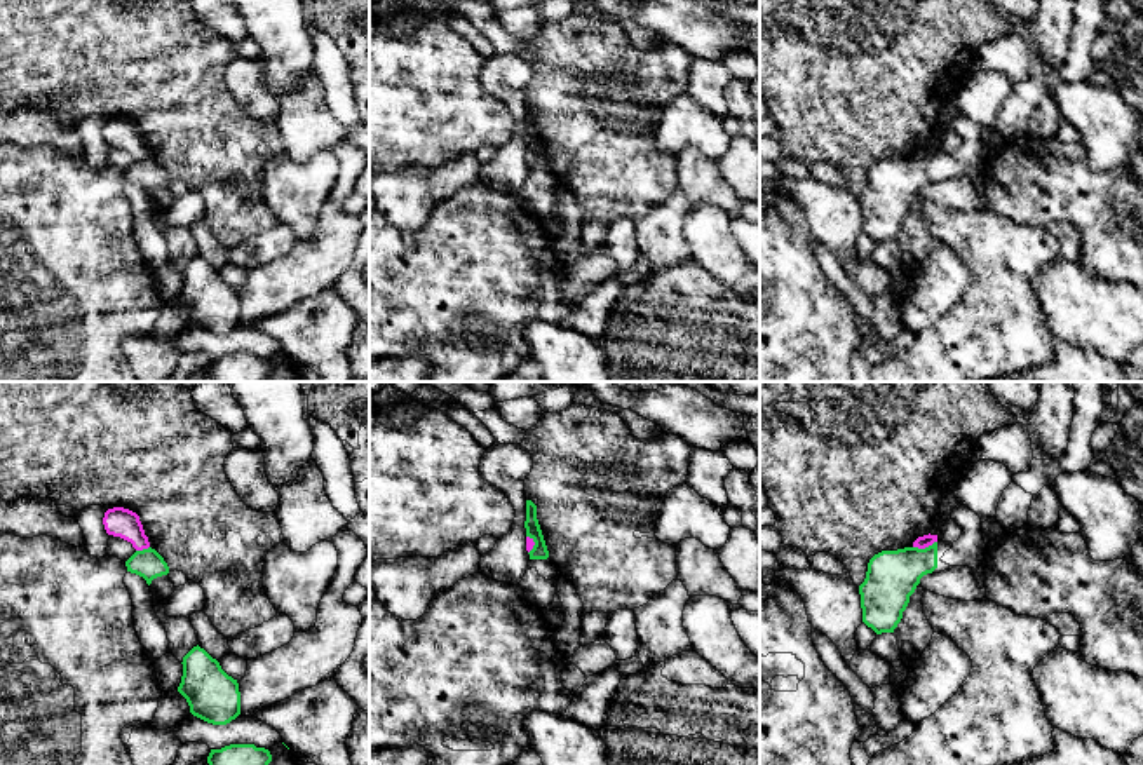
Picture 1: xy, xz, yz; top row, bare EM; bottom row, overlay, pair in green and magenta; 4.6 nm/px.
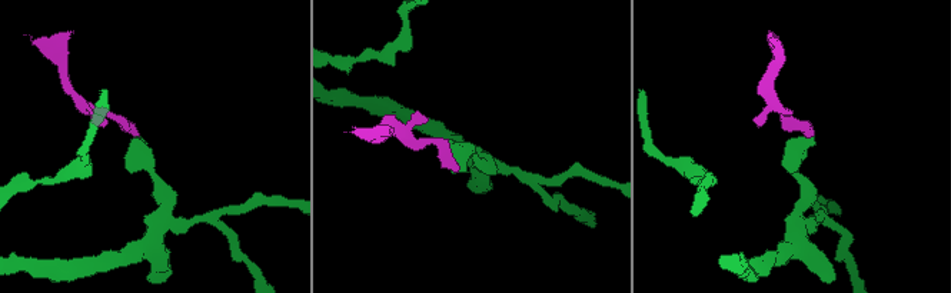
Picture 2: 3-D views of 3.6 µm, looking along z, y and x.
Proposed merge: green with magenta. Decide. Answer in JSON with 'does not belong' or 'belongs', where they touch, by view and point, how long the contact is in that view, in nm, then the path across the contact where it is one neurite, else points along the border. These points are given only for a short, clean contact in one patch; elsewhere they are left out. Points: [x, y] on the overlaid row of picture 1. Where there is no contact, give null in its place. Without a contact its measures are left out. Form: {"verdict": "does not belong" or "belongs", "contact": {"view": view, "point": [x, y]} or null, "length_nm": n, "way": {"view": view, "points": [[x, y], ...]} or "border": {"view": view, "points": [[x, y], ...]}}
{"verdict": "does not belong", "contact": {"view": "yz", "point": [926, 548]}, "length_nm": 120, "border": {"view": "yz", "points": [[936, 541], [924, 548], [913, 548]]}}

